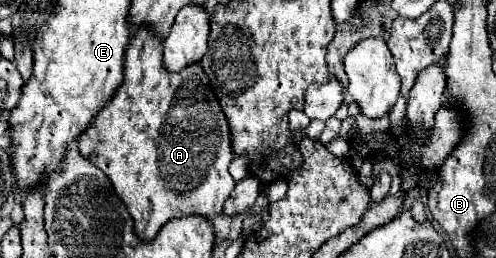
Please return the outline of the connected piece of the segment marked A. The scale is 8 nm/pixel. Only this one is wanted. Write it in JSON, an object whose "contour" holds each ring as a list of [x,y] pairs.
{"contour":[[[138,26],[136,32],[132,34],[130,38],[130,44],[128,44],[128,50],[126,50],[126,62],[124,62],[124,82],[122,86],[114,92],[114,98],[110,98],[110,102],[98,110],[98,114],[94,116],[94,122],[90,122],[90,126],[78,136],[78,148],[80,148],[80,154],[84,158],[88,158],[92,164],[96,164],[114,184],[114,190],[116,194],[122,198],[122,202],[126,204],[128,212],[132,214],[134,218],[134,230],[140,238],[144,240],[152,240],[158,230],[172,218],[180,218],[180,216],[190,216],[190,214],[200,214],[200,216],[206,216],[206,218],[214,218],[218,214],[222,214],[224,210],[224,202],[226,198],[230,196],[230,192],[234,190],[236,182],[234,178],[228,174],[228,164],[230,160],[234,158],[234,152],[232,152],[232,138],[230,138],[230,126],[226,124],[226,116],[224,116],[224,110],[210,86],[210,80],[206,78],[200,62],[196,64],[190,64],[186,68],[182,68],[180,72],[170,72],[164,68],[164,62],[162,62],[162,38],[148,26]]]}

